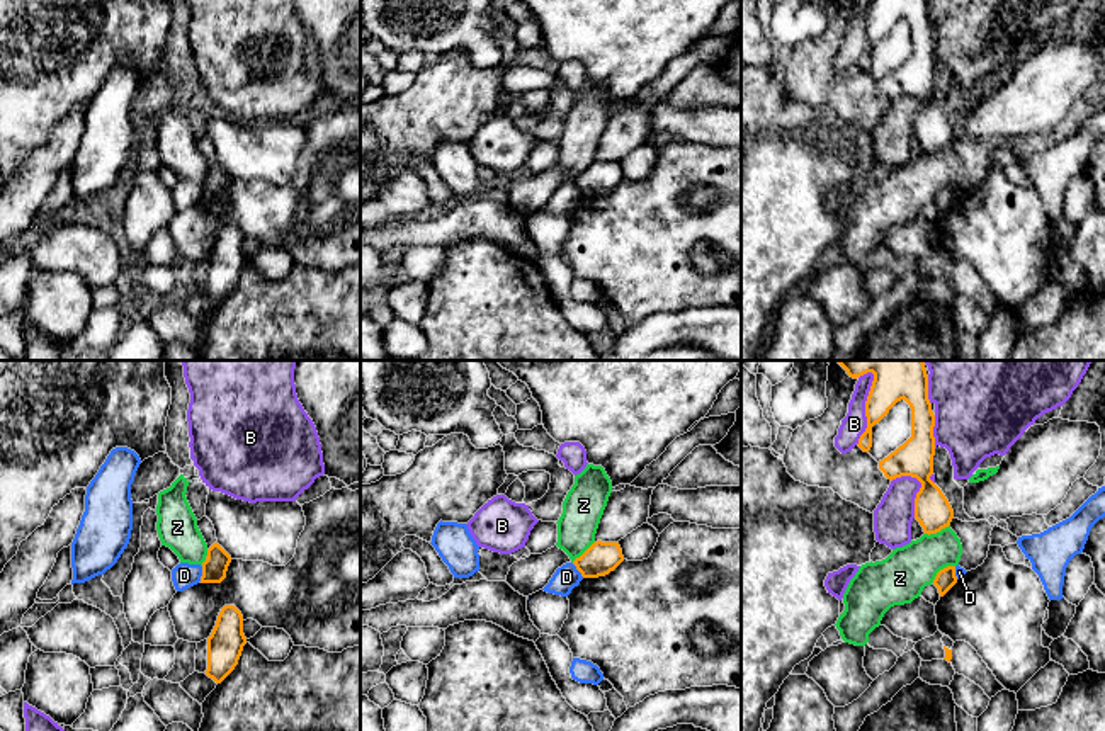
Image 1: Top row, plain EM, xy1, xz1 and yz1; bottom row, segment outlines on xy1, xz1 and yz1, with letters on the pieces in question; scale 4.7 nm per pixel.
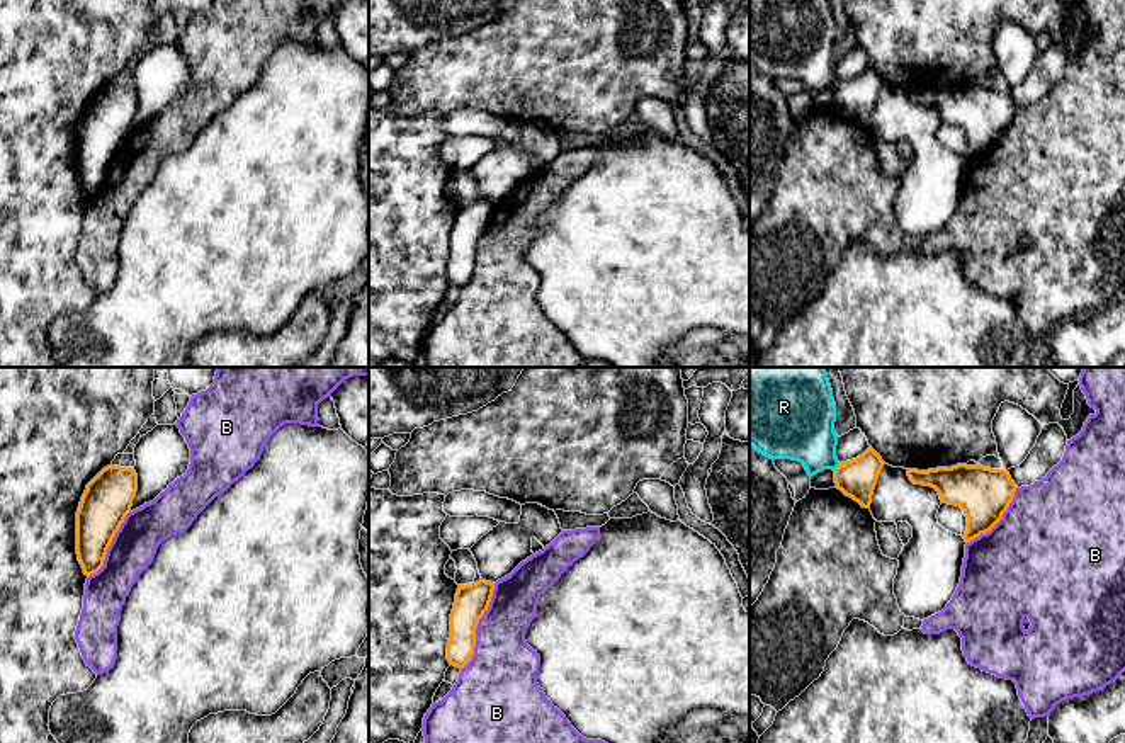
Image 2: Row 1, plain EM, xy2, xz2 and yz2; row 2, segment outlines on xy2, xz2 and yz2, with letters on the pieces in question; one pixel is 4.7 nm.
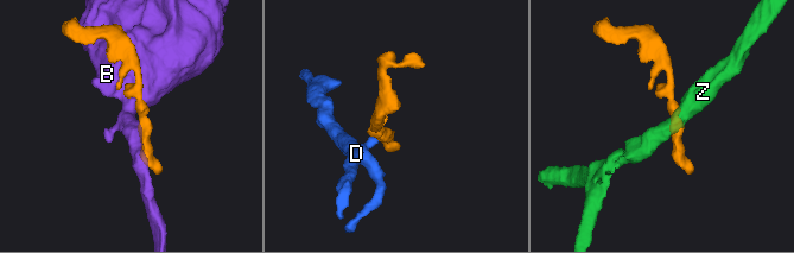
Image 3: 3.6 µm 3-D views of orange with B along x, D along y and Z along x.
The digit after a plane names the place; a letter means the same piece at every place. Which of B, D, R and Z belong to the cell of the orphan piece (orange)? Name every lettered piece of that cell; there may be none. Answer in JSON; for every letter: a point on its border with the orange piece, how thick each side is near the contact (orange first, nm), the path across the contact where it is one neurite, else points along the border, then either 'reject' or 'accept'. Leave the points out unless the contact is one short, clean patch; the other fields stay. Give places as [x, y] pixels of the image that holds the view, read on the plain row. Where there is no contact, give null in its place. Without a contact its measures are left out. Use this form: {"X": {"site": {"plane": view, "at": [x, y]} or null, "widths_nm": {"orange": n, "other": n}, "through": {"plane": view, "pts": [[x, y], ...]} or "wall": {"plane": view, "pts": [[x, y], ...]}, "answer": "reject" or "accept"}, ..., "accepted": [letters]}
{"B": {"site": {"plane": "xz2", "at": [476, 245]}, "widths_nm": {"orange": 160, "other": 320}, "answer": "reject"}, "D": {"site": {"plane": "xy1", "at": [203, 192]}, "widths_nm": {"orange": 120, "other": 120}, "wall": {"plane": "xy1", "pts": [[203, 186], [199, 199]]}, "answer": "reject"}, "R": {"site": {"plane": "yz2", "at": [836, 87]}, "widths_nm": {"orange": 190, "other": 300}, "answer": "reject"}, "Z": {"site": {"plane": "yz1", "at": [940, 189]}, "widths_nm": {"orange": 100, "other": 240}, "wall": {"plane": "yz1", "pts": [[954, 184], [944, 186], [932, 201]]}, "answer": "reject"}, "accepted": []}

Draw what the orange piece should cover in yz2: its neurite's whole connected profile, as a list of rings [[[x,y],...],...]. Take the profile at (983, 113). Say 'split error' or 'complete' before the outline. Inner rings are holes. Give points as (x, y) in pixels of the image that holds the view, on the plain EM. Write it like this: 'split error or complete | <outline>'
split error | [[[1004,20],[992,39],[1001,88],[957,83],[928,90],[907,88],[907,95],[914,104],[935,107],[941,122],[964,129],[964,158],[970,162],[1003,138],[1018,107],[1008,90],[1026,78],[1042,48],[1043,44],[1026,29]]]

